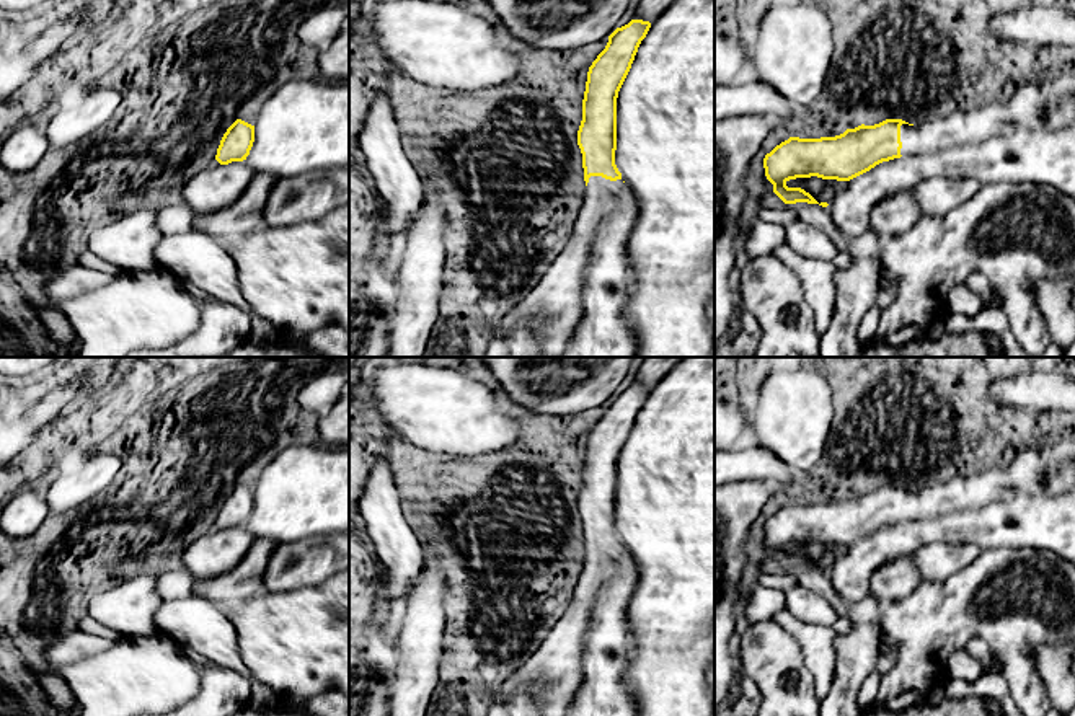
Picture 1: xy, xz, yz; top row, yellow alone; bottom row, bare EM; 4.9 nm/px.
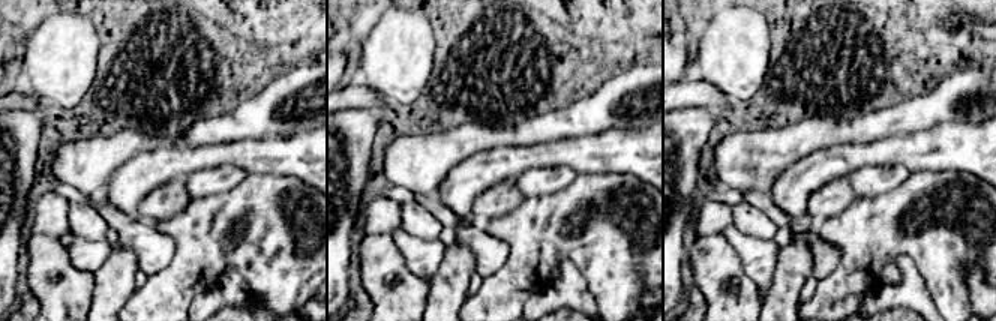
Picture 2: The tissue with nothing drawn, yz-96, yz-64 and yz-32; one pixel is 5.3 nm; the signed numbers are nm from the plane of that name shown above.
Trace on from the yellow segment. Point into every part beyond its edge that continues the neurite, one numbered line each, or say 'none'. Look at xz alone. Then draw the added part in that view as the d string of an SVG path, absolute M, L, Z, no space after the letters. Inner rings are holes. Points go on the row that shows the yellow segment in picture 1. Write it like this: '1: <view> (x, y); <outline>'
1: xz (558, 297); M589 178L584 204L564 250L538 285L502 318L504 328L512 329L537 312L533 331L543 341L542 357L561 354L582 318L582 292L591 246L613 199L623 189L622 179Z

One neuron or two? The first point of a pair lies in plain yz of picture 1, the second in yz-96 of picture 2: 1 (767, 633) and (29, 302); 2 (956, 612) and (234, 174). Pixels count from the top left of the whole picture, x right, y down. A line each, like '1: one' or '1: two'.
1: two
2: two

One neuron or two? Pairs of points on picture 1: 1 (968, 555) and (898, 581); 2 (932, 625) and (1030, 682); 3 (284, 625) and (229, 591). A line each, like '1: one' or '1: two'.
1: two
2: one
3: two

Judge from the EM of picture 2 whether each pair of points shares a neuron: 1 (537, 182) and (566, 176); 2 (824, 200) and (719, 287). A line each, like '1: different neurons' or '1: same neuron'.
1: same neuron
2: same neuron

